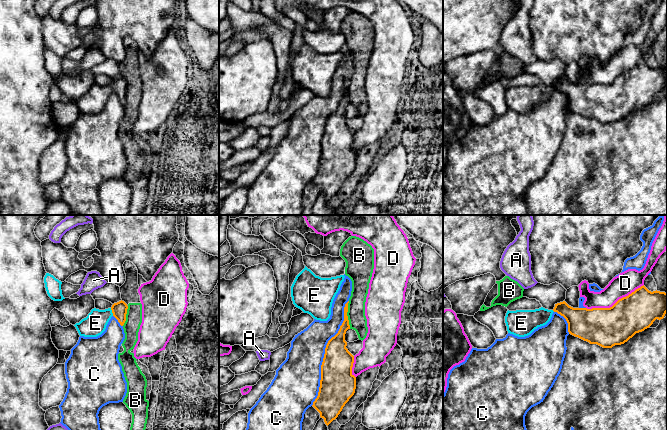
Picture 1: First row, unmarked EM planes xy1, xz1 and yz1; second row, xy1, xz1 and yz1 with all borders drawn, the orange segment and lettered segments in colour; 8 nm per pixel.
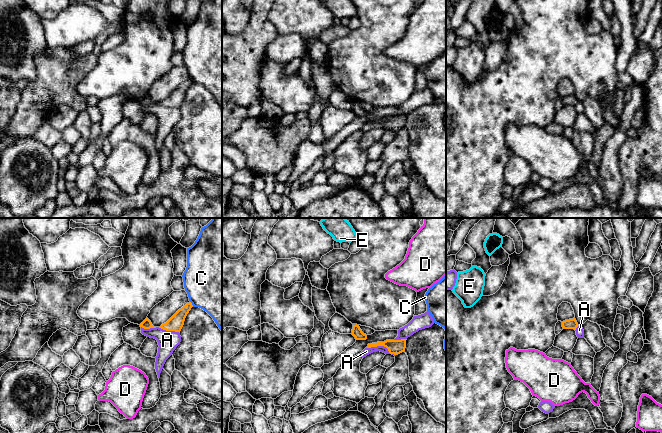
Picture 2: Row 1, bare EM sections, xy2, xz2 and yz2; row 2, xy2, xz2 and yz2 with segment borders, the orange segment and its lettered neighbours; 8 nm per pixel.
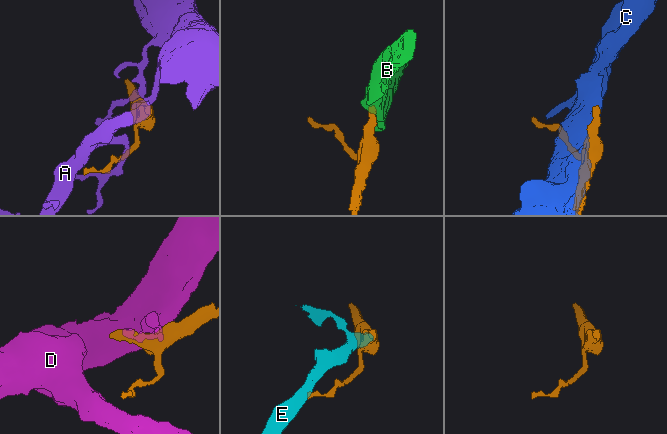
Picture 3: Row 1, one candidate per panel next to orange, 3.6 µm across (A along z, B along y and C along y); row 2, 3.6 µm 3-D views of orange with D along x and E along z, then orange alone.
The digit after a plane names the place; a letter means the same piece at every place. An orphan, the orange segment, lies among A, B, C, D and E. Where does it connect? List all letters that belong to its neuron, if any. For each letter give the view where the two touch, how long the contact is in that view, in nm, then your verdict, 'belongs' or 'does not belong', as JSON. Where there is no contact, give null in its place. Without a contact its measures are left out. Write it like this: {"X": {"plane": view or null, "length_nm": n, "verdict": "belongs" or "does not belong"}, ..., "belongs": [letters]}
{"A": {"plane": "xz2", "length_nm": 200, "verdict": "does not belong"}, "B": {"plane": "xz1", "length_nm": 220, "verdict": "does not belong"}, "C": {"plane": "xz1", "length_nm": 900, "verdict": "does not belong"}, "D": {"plane": "yz1", "length_nm": 500, "verdict": "does not belong"}, "E": {"plane": "xy1", "length_nm": 70, "verdict": "belongs"}, "belongs": ["E"]}

